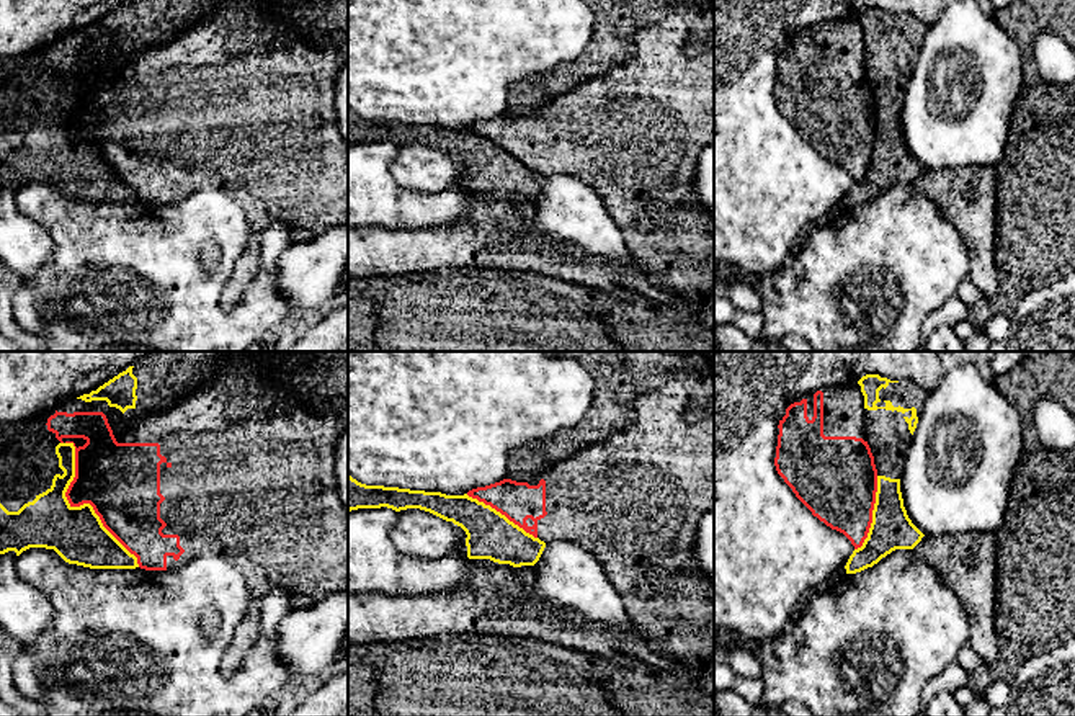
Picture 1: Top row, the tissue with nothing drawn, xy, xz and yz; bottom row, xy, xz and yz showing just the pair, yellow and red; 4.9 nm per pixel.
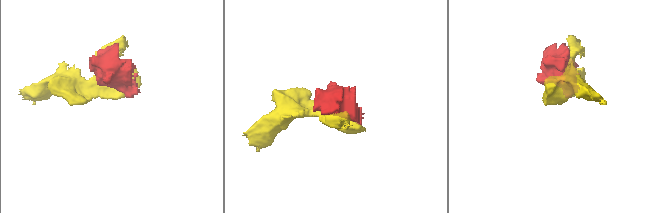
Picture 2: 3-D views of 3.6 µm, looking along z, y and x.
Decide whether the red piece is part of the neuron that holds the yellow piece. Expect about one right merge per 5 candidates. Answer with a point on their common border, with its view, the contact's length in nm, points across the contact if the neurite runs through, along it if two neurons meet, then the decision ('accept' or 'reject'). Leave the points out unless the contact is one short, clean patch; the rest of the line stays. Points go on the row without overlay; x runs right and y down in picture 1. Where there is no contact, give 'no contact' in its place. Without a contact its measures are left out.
xy (80, 139) | 700 nm | reject

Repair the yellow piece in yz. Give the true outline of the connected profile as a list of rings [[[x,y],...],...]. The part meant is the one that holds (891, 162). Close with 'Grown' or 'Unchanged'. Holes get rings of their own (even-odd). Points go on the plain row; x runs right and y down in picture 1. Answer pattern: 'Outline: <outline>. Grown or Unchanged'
Outline: [[[879,8],[858,15],[864,29],[868,78],[877,103],[877,126],[868,172],[850,190],[846,208],[872,201],[895,183],[913,183],[925,170],[908,152],[900,126],[905,87],[918,57],[917,43],[881,34],[879,25],[890,16],[899,15]]]. Grown

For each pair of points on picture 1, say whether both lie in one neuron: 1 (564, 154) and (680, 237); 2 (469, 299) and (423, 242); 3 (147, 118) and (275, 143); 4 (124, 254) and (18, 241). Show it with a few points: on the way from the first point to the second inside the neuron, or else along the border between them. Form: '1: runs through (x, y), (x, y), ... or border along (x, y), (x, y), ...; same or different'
1: runs through (602, 164), (626, 188), (626, 226), (642, 241); same
2: border along (482, 267), (441, 267), (405, 273); different
3: runs through (178, 118), (244, 118); same
4: border along (28, 216), (53, 244), (51, 259), (31, 278); different

